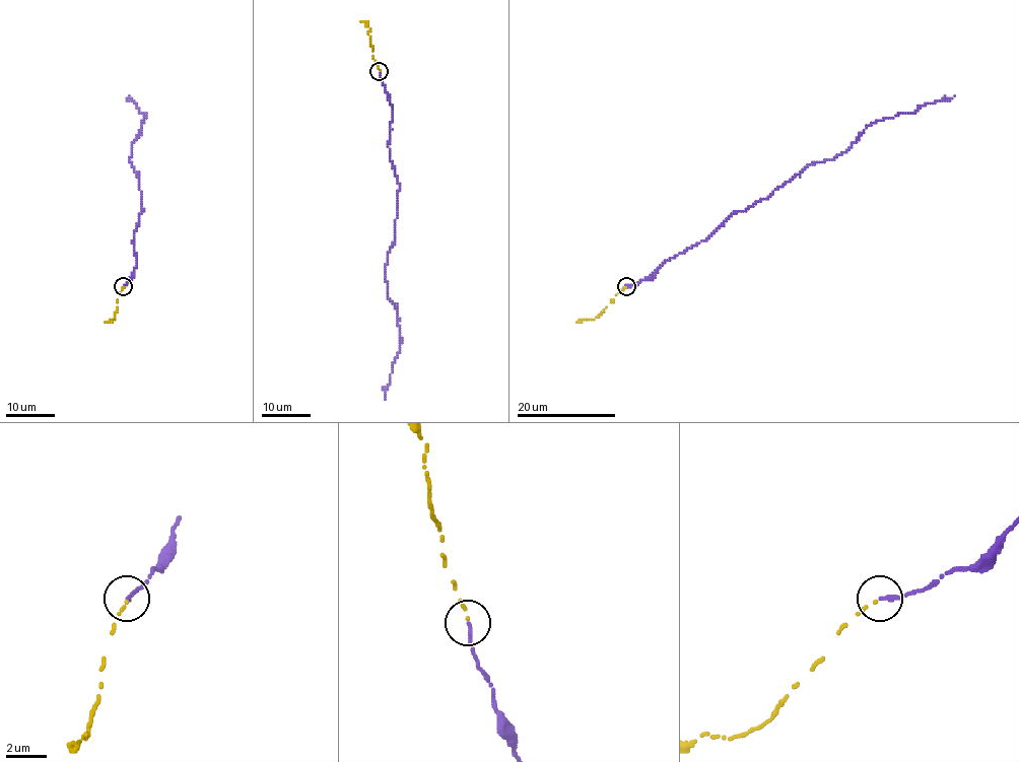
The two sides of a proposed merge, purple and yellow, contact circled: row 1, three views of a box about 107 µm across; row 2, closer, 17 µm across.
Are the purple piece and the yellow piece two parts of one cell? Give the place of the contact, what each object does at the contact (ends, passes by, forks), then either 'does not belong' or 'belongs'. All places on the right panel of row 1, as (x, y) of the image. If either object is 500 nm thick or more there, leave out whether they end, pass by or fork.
at (626, 286); purple ends there; yellow ends there; belongs

